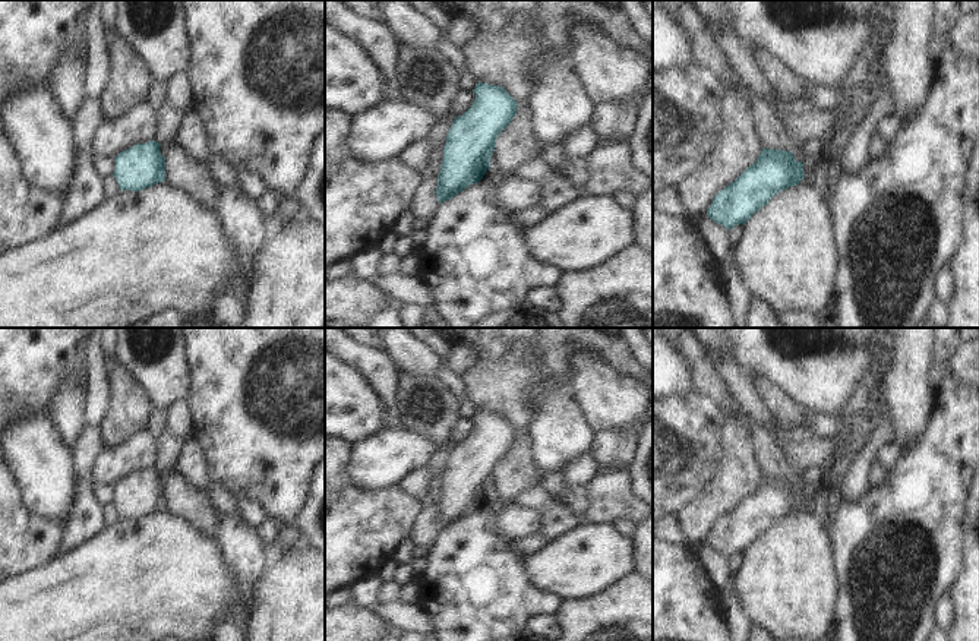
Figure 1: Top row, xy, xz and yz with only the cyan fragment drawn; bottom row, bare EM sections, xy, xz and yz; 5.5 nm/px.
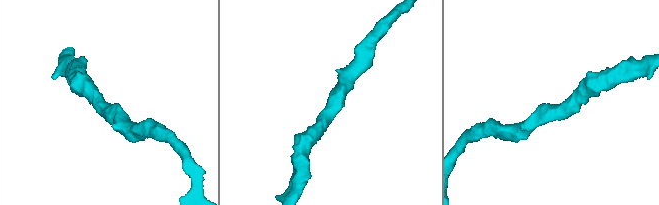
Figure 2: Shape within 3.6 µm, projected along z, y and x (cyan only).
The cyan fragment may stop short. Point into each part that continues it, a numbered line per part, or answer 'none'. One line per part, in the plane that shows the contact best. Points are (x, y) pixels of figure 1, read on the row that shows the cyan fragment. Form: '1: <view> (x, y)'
none

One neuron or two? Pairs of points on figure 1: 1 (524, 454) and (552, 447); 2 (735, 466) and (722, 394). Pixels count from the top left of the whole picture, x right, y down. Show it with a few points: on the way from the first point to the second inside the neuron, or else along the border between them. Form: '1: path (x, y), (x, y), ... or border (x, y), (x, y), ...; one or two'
1: border (527, 429), (533, 438), (533, 454), (543, 470); two
2: border (732, 395), (733, 404), (722, 411); two

